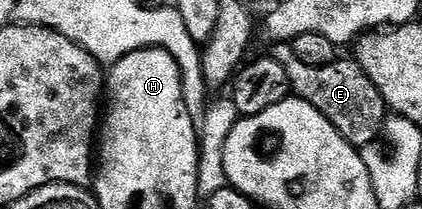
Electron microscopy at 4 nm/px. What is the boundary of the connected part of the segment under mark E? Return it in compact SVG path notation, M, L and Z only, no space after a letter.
M277 43L270 50L270 58L286 70L289 90L296 98L319 109L353 147L360 149L376 142L375 137L378 138L387 118L387 108L382 95L356 60L338 59L331 65L313 66L304 64L295 56L292 44Z

